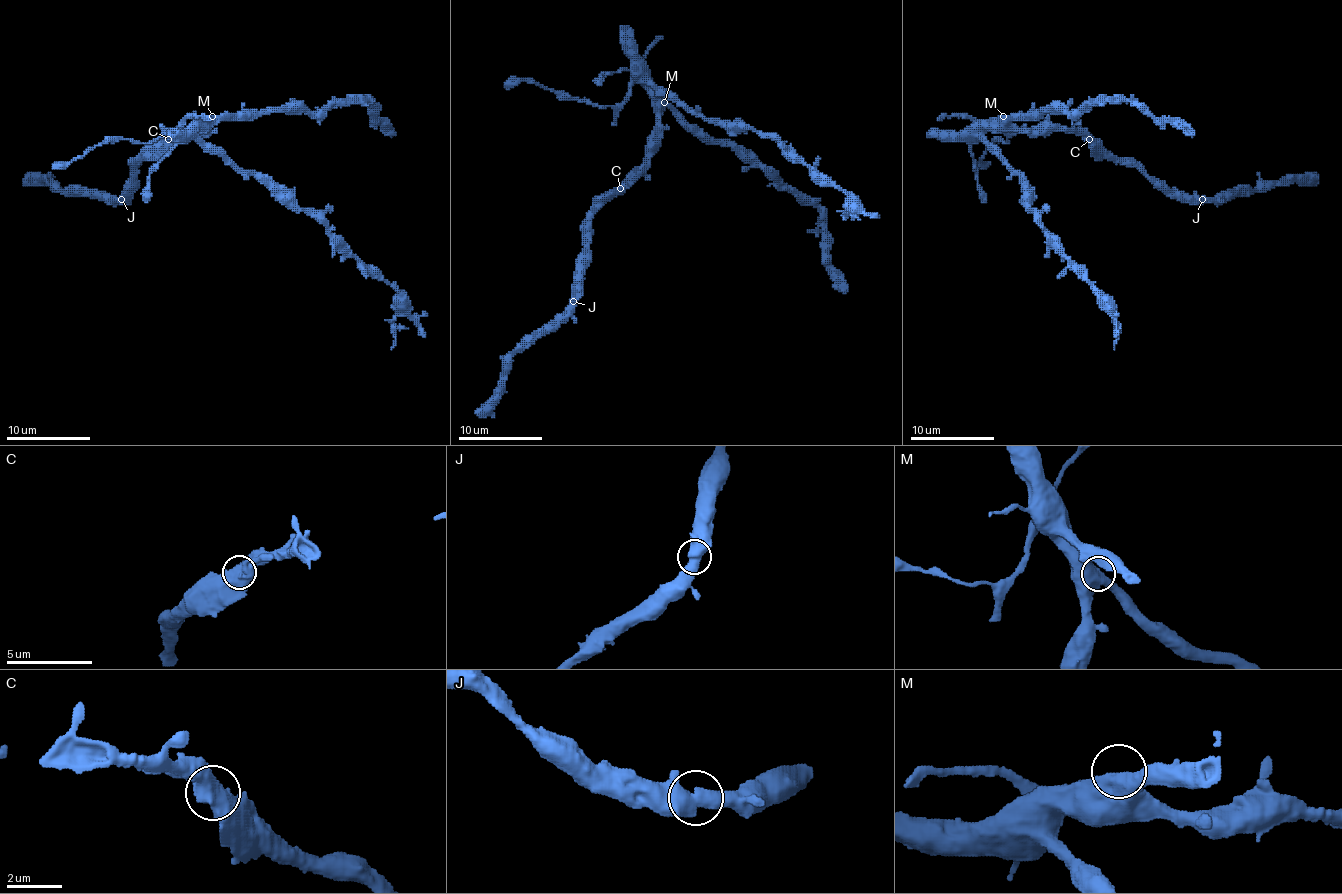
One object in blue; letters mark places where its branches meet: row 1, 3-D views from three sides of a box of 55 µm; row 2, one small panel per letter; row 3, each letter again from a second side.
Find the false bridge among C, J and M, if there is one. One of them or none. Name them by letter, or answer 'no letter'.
no letter

